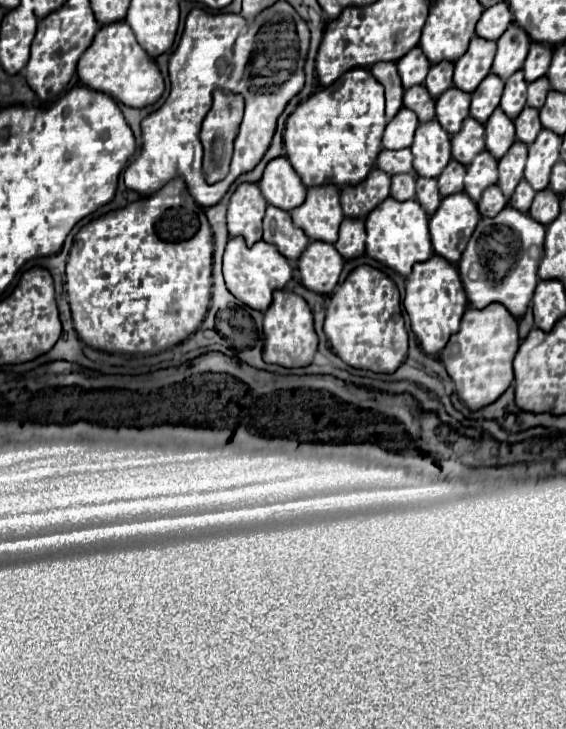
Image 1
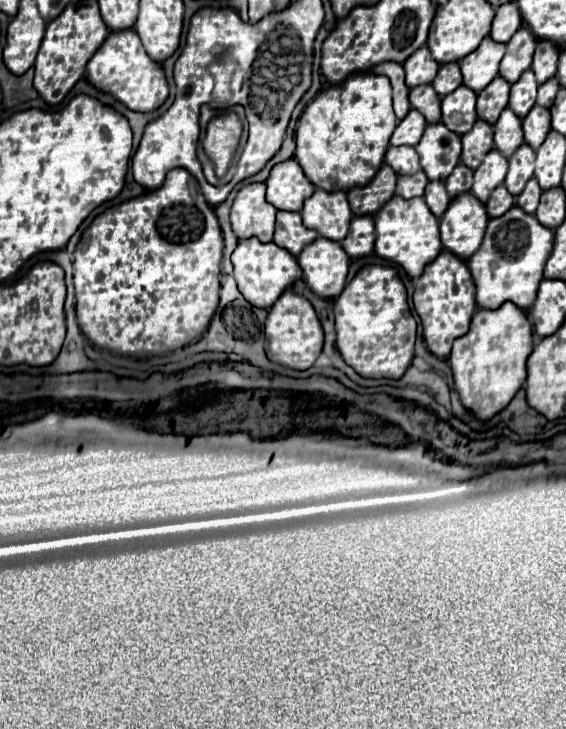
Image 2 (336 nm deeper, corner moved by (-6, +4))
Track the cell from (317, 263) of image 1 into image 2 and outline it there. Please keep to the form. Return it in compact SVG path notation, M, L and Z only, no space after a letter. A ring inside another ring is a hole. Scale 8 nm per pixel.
M318 237L314 243L306 245L298 255L298 263L304 271L308 287L324 299L336 299L348 275L350 257L344 253L342 245L326 237Z

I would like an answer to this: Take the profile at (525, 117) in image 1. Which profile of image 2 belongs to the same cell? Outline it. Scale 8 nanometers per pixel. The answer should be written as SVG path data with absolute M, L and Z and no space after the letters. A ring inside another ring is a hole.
M534 105L532 111L522 119L522 125L524 125L524 141L532 145L532 149L538 149L550 131L550 111L546 107Z

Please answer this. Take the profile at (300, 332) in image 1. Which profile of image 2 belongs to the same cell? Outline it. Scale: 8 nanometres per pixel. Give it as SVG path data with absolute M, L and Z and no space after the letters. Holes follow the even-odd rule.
M284 291L278 301L268 311L268 319L264 323L264 335L266 335L266 355L272 363L290 367L290 369L308 369L318 359L322 345L324 345L324 331L316 317L314 307L310 301L302 295L296 295L294 291Z

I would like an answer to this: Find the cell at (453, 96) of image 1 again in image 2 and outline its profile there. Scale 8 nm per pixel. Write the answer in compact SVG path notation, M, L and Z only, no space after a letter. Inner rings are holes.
M464 85L442 99L442 123L458 133L464 135L476 123L476 93Z

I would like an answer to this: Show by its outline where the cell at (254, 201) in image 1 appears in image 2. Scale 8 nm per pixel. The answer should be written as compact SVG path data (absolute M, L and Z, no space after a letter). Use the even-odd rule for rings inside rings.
M266 183L244 185L232 205L230 221L238 239L258 237L262 243L272 241L276 207L264 199Z

